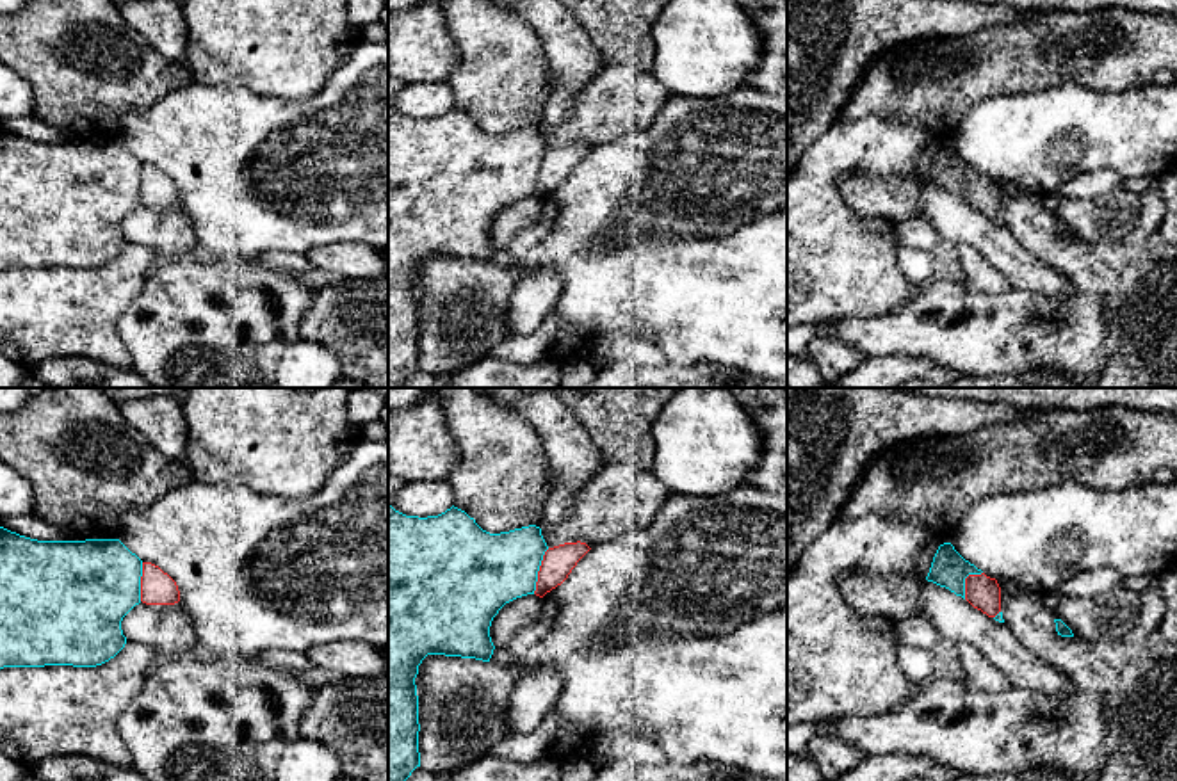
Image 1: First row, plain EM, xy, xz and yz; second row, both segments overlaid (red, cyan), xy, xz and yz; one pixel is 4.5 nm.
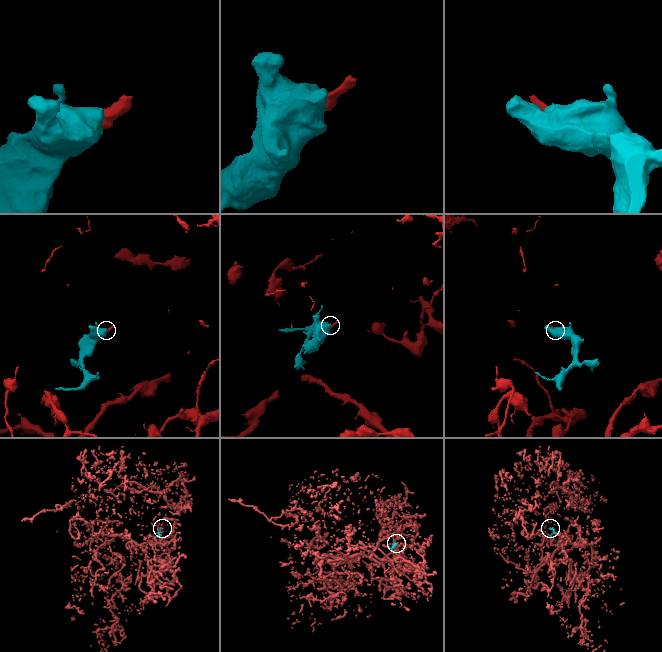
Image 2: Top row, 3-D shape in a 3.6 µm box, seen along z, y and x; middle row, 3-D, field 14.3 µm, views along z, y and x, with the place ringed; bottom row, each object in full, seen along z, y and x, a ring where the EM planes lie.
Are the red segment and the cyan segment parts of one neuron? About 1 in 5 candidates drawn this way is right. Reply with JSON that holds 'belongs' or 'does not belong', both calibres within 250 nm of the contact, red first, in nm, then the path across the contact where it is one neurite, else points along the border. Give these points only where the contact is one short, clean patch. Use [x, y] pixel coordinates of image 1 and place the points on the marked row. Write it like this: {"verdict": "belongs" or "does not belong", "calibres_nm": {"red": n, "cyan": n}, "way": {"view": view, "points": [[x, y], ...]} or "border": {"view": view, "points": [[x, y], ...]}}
{"verdict": "does not belong", "calibres_nm": {"red": 140, "cyan": 360}, "border": {"view": "xz", "points": [[549, 548], [542, 559], [533, 593]]}}

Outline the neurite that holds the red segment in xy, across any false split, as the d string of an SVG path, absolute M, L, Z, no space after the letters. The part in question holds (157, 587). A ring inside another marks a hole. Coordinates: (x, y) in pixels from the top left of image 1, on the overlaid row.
M142 562L141 601L146 605L175 605L180 601L176 582L151 562Z

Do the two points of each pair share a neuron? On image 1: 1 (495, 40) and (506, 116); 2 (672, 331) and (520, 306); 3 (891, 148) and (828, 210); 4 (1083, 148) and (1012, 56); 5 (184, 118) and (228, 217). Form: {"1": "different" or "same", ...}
{"1": "same", "2": "different", "3": "same", "4": "different", "5": "same"}

